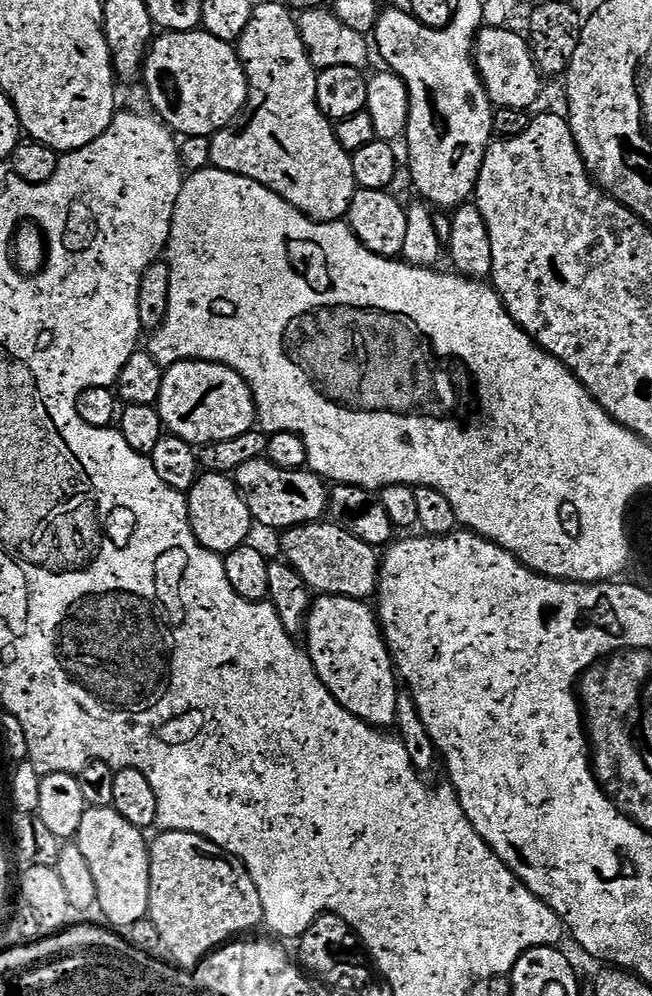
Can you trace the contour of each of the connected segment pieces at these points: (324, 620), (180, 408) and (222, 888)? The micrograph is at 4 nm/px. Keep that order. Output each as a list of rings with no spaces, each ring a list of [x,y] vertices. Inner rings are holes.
[[[317,595],[308,610],[306,651],[318,678],[346,711],[377,730],[395,725],[398,677],[378,616],[362,600]],[[397,684],[397,688],[396,688]]]
[[[187,360],[167,365],[158,403],[161,425],[171,435],[185,440],[193,446],[203,446],[222,442],[226,438],[238,438],[238,434],[253,431],[257,423],[256,400],[252,396],[250,386],[230,366],[215,364],[205,360]]]
[[[161,831],[159,835],[156,841],[151,841],[148,850],[147,919],[152,921],[154,930],[158,930],[158,938],[162,938],[163,955],[169,956],[176,963],[174,965],[177,969],[191,970],[205,956],[215,952],[233,938],[255,933],[252,931],[256,927],[259,929],[264,923],[262,902],[248,873],[237,867],[220,851],[217,844],[189,832]]]

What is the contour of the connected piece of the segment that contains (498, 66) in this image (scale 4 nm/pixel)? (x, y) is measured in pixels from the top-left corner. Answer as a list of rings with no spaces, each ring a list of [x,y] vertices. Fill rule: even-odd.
[[[481,28],[476,34],[474,59],[476,69],[480,72],[480,81],[484,83],[486,94],[496,108],[509,108],[519,112],[532,110],[545,81],[536,65],[533,49],[521,33],[512,32],[509,28]]]

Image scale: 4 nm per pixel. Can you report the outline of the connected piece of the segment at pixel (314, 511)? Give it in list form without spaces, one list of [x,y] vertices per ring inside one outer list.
[[[267,458],[246,462],[234,474],[234,483],[253,521],[264,528],[283,530],[299,524],[315,524],[325,519],[330,508],[330,488],[311,470],[292,471],[280,469]]]

